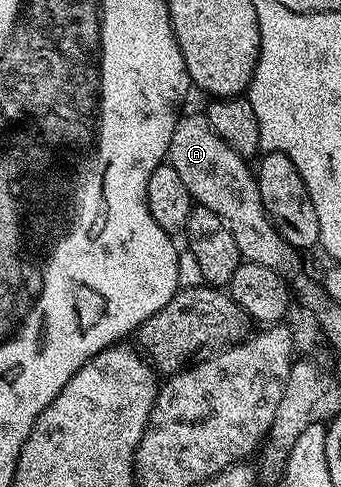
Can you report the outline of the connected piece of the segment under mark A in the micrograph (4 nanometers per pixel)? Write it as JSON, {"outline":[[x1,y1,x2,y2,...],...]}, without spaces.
{"outline":[[181,116,170,139,167,160,174,171,178,171,182,183,186,183,190,195,199,204,214,211,226,223,226,227,230,227,230,235,234,235,234,243,238,243,243,260,270,267,281,275,287,274,287,269,298,257,297,250,287,245,282,235,278,235,274,223,266,215,249,162,212,130,207,116]]}

